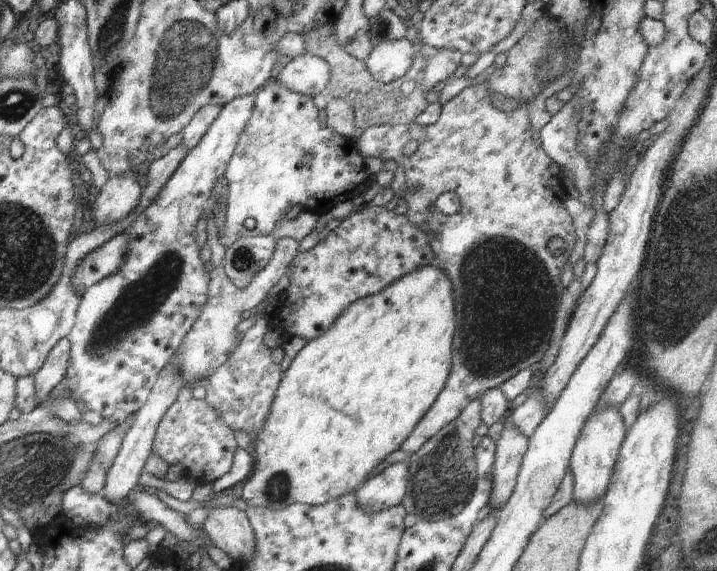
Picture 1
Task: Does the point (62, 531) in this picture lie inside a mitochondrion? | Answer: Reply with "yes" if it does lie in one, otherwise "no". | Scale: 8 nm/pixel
no

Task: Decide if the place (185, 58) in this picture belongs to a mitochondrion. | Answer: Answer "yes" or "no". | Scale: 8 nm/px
yes

